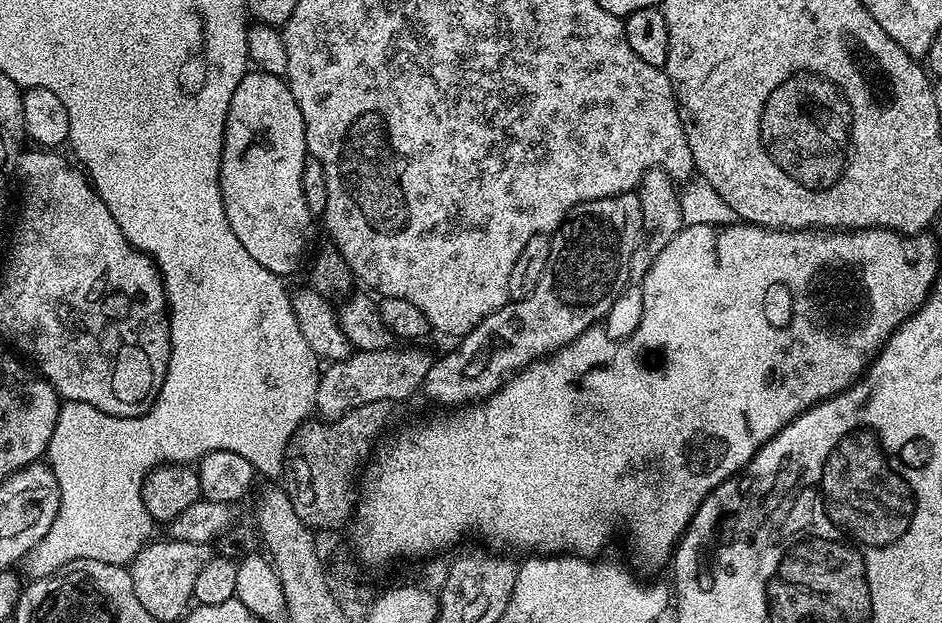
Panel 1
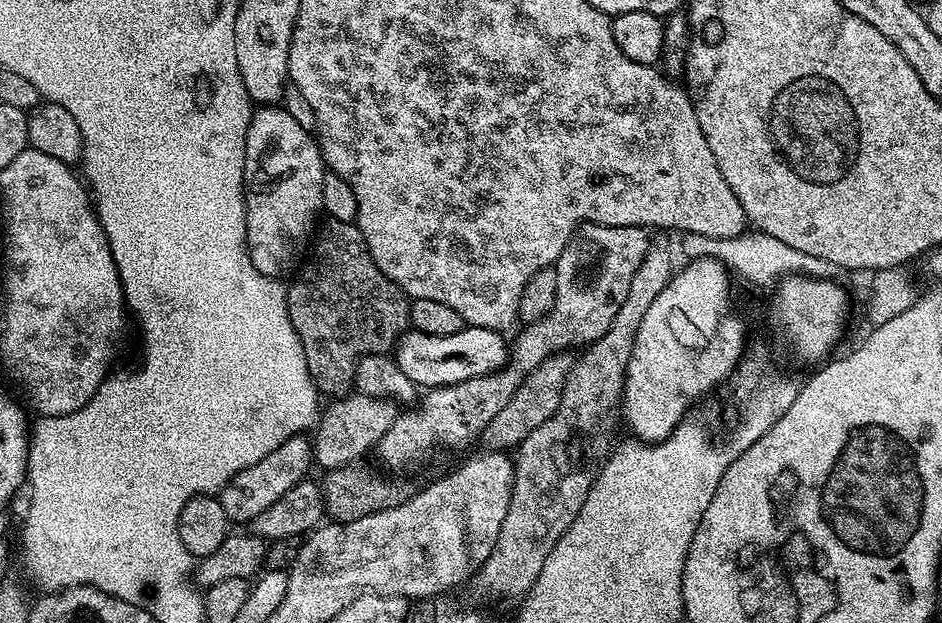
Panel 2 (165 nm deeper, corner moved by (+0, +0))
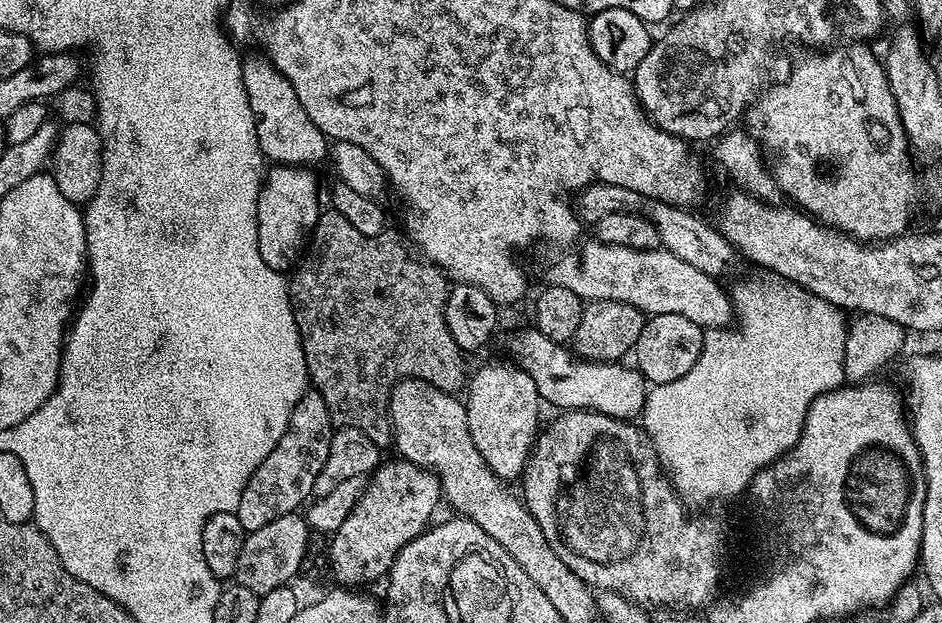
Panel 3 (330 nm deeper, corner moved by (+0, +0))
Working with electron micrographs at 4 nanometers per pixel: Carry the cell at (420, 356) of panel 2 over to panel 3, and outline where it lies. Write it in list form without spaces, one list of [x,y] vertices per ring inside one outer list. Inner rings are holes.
[[[534,326],[522,329],[513,338],[512,356],[516,367],[530,374],[534,386],[538,386],[541,401],[545,405],[553,404],[556,410],[600,412],[626,421],[639,417],[644,411],[646,381],[635,367],[627,368],[627,363],[599,364],[593,360],[582,360],[575,351],[546,338],[546,334]]]

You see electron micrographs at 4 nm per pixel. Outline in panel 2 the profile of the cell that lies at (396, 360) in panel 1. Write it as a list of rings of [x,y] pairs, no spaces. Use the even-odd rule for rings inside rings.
[[[345,394],[329,404],[332,405],[323,409],[314,429],[314,460],[324,470],[345,468],[347,464],[357,463],[359,456],[371,453],[398,415],[393,401],[379,400],[376,396]]]

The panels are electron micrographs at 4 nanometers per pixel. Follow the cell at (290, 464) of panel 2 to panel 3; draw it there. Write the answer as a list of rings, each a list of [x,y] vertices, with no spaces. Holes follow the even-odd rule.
[[[314,390],[305,392],[298,406],[294,406],[294,414],[290,414],[286,434],[282,434],[278,446],[266,454],[262,466],[250,474],[246,490],[242,490],[242,502],[238,502],[235,514],[245,533],[262,530],[266,522],[297,511],[299,504],[303,505],[313,495],[314,482],[326,462],[326,454],[330,454],[333,431],[332,415],[326,402],[322,402],[322,394]]]

